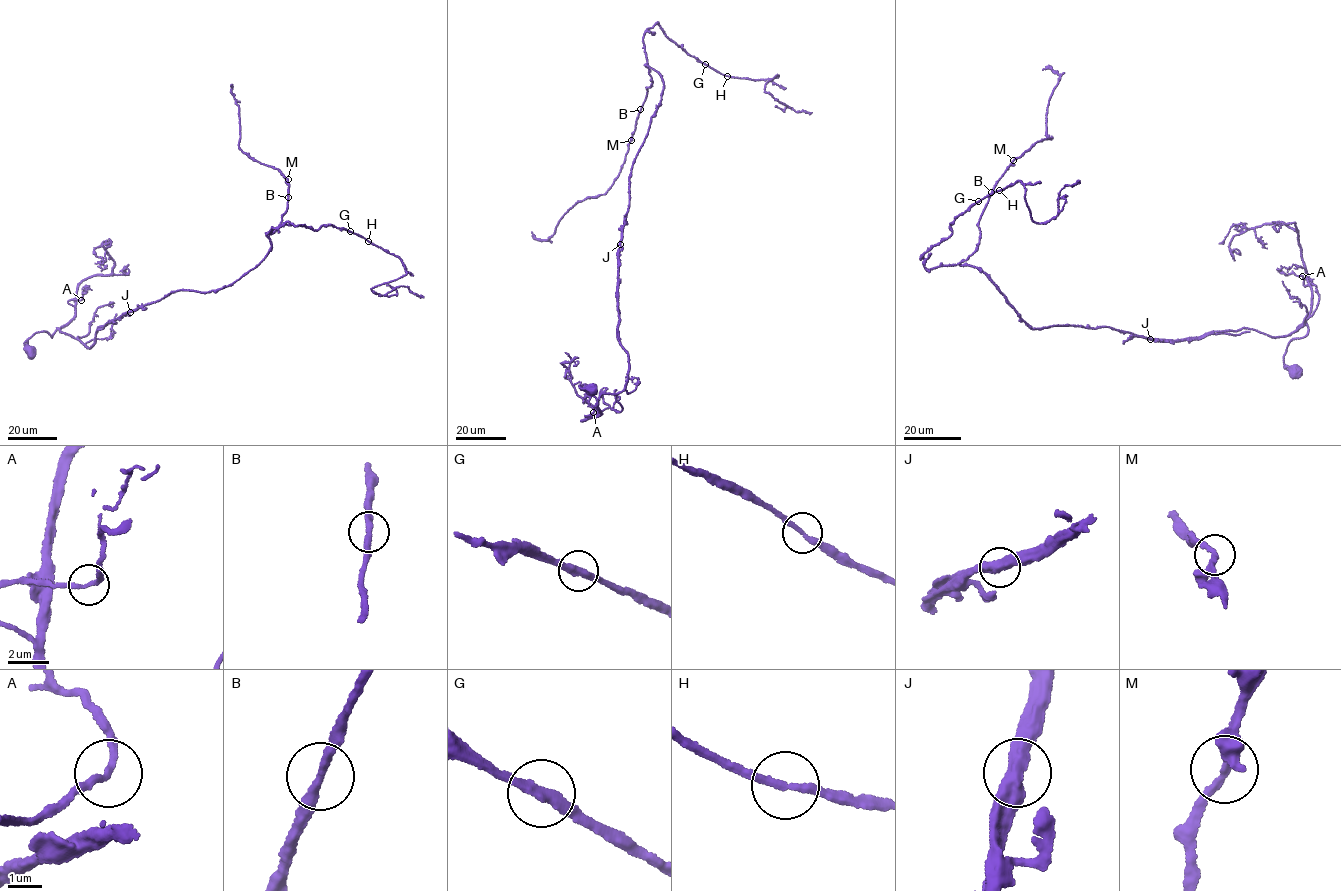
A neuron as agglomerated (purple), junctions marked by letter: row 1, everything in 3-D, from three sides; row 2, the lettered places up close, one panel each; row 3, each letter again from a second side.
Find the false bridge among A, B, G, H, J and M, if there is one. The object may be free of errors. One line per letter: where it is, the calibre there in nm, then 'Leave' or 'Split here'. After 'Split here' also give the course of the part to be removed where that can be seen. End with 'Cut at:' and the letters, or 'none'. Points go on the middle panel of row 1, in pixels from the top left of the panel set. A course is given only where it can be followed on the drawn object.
A: Place: (593, 412). Thickness 220 nm. Leave
B: Place: (640, 109). Thickness 240 nm. Leave
G: Place: (705, 64). Thickness 320 nm. Leave
H: Place: (727, 76). Thickness 220 nm. Leave
J: Place: (620, 244). Thickness 500 nm. Split here. Course of the part to remove: (620, 243), (620, 340)
M: Place: (631, 140). Thickness 220 nm. Leave
Cut at: J

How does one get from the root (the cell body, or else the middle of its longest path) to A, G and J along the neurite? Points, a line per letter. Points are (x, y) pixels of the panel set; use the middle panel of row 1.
A: (591, 388), (579, 386), (596, 399), (600, 414), (590, 417), (593, 412)
G: (591, 388), (579, 386), (596, 406), (628, 374), (618, 252), (664, 85), (645, 31), (659, 24), (705, 64)
J: (591, 388), (579, 386), (596, 406), (600, 396), (620, 392), (627, 379), (628, 352), (617, 331), (620, 243)

